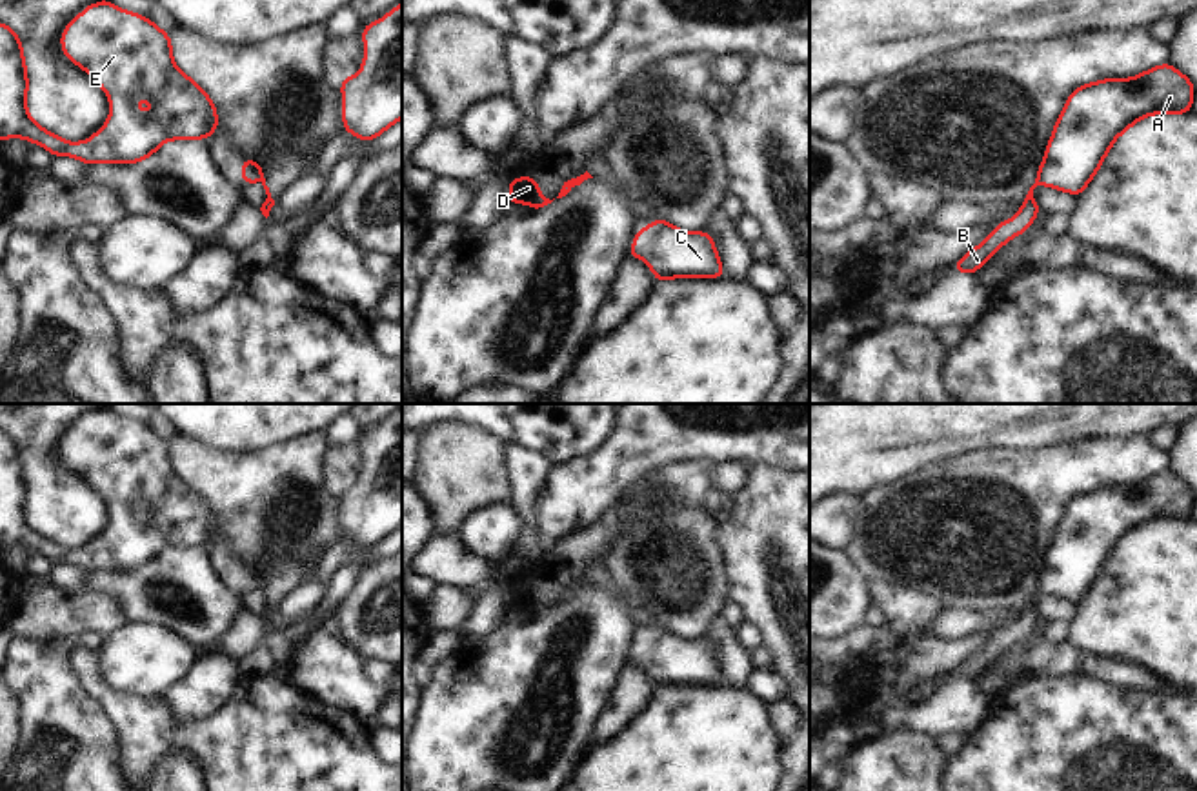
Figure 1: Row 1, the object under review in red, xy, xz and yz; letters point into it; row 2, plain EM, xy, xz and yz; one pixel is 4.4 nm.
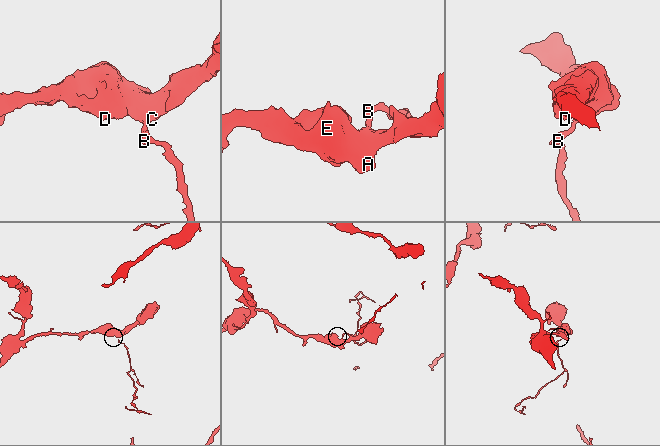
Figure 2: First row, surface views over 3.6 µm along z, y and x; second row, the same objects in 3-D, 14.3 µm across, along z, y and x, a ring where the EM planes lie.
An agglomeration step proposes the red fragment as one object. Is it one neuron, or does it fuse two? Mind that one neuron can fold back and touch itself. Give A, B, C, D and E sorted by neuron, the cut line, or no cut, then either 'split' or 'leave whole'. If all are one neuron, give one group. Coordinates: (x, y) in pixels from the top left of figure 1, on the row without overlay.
A C D E / B; cut in yz along (1037, 584), (1041, 590); split

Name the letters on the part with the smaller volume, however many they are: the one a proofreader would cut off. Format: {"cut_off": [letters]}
{"cut_off": ["B"]}

